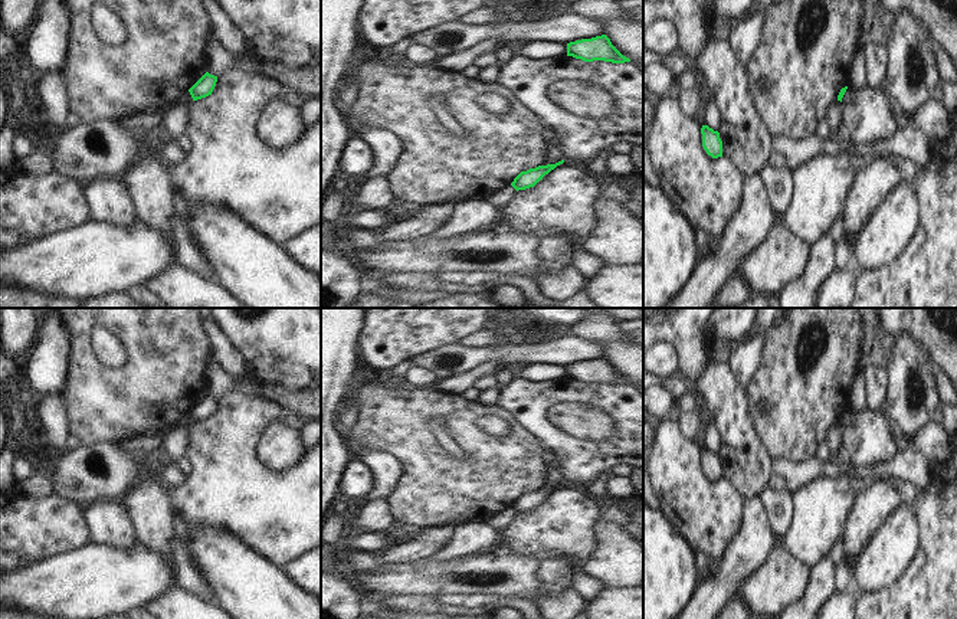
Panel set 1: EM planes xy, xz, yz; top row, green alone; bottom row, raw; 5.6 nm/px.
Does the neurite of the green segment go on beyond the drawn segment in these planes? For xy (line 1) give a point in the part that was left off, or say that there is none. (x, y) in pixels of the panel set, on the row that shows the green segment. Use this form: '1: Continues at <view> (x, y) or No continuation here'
1: No continuation here

